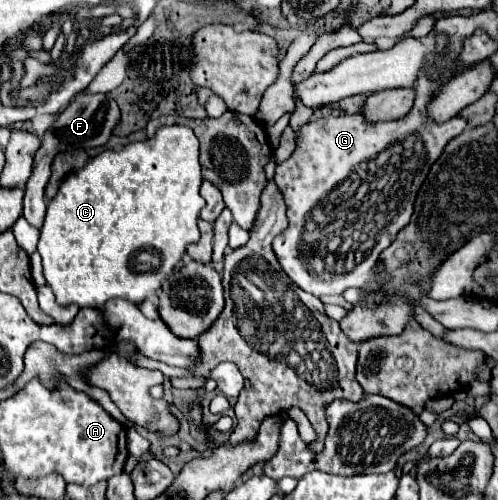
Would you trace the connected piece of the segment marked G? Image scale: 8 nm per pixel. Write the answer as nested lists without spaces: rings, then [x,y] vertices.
[[[450,74],[438,80],[420,78],[414,88],[418,92],[414,108],[400,120],[368,124],[360,114],[326,116],[300,128],[296,150],[288,160],[276,166],[274,174],[274,182],[284,194],[288,228],[278,234],[272,244],[282,270],[296,286],[320,298],[328,294],[342,294],[352,286],[362,288],[372,282],[372,268],[376,266],[380,252],[388,248],[398,230],[410,222],[416,192],[426,180],[430,166],[438,160],[444,146],[466,126],[464,118],[452,118],[444,124],[434,124],[426,118],[426,102],[448,78]]]

